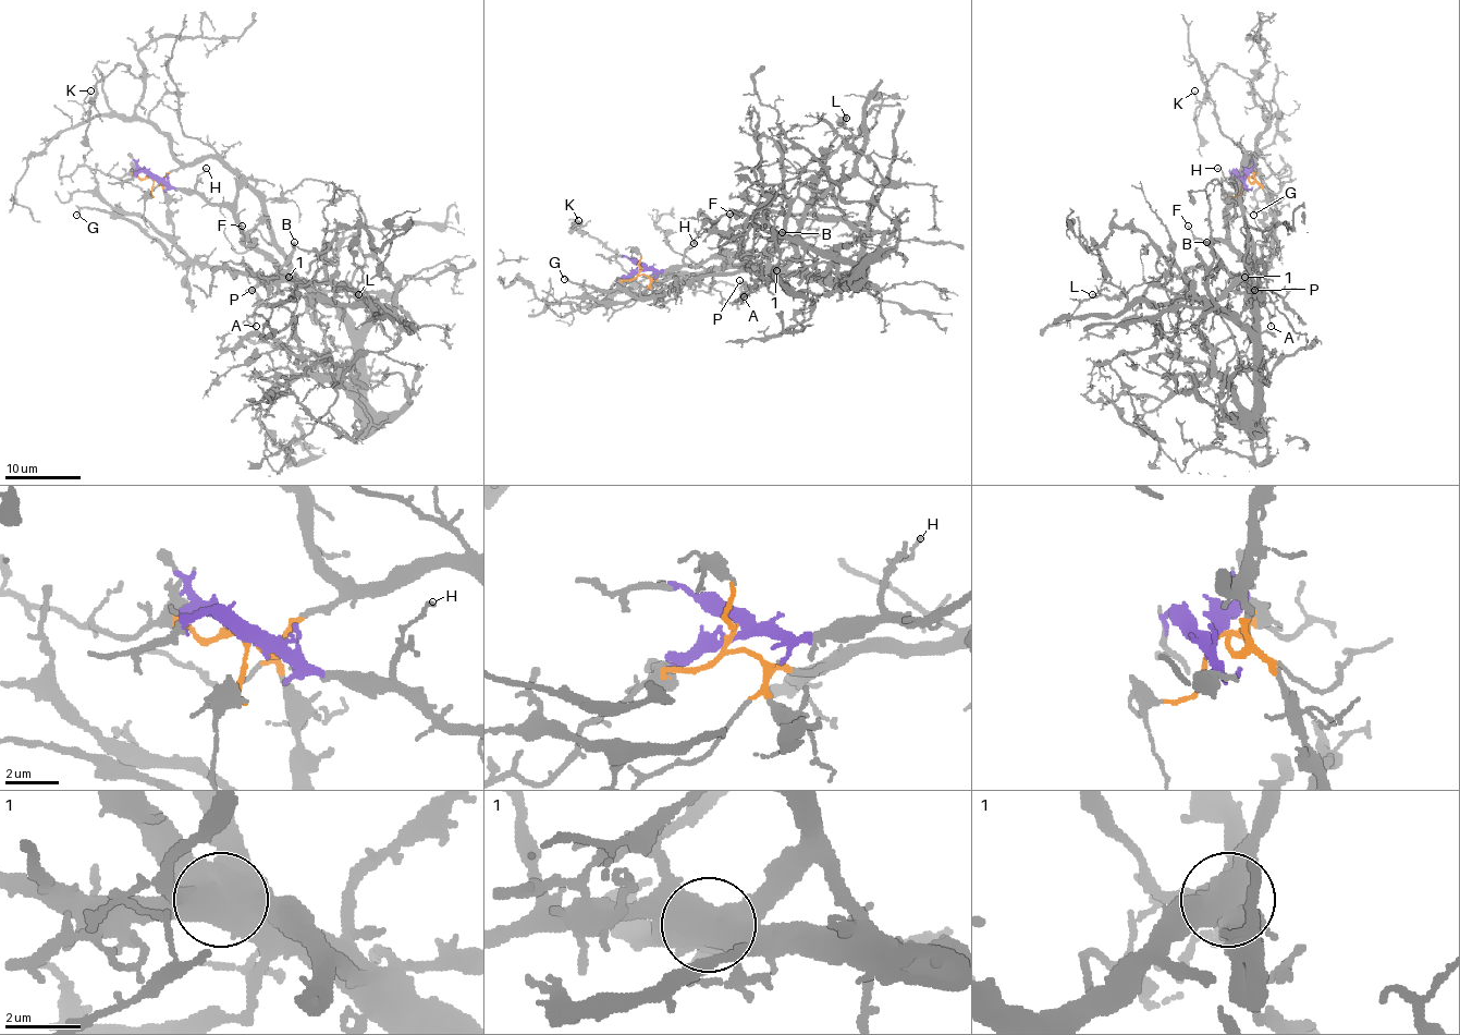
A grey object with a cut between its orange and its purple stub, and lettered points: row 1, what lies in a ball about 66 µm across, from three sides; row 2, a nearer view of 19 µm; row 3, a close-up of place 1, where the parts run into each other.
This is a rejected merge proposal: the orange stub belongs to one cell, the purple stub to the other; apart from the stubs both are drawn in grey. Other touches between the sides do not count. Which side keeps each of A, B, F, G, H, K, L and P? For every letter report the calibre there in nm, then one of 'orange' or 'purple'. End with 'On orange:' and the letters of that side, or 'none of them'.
A: 120 nm | purple
B: 240 nm | purple
F: 150 nm | purple
G: 110 nm | purple
H: 130 nm | purple
K: 120 nm | orange
L: 130 nm | orange
P: 110 nm | purple
On orange: K, L

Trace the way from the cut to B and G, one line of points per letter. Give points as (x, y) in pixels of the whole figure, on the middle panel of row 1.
B: (639, 270), (697, 267), (718, 254), (740, 254), (759, 272), (764, 272), (767, 254), (780, 240), (782, 232)
G: (639, 270), (697, 267), (718, 254), (740, 254), (764, 270), (741, 267), (690, 278), (646, 297), (564, 280)

